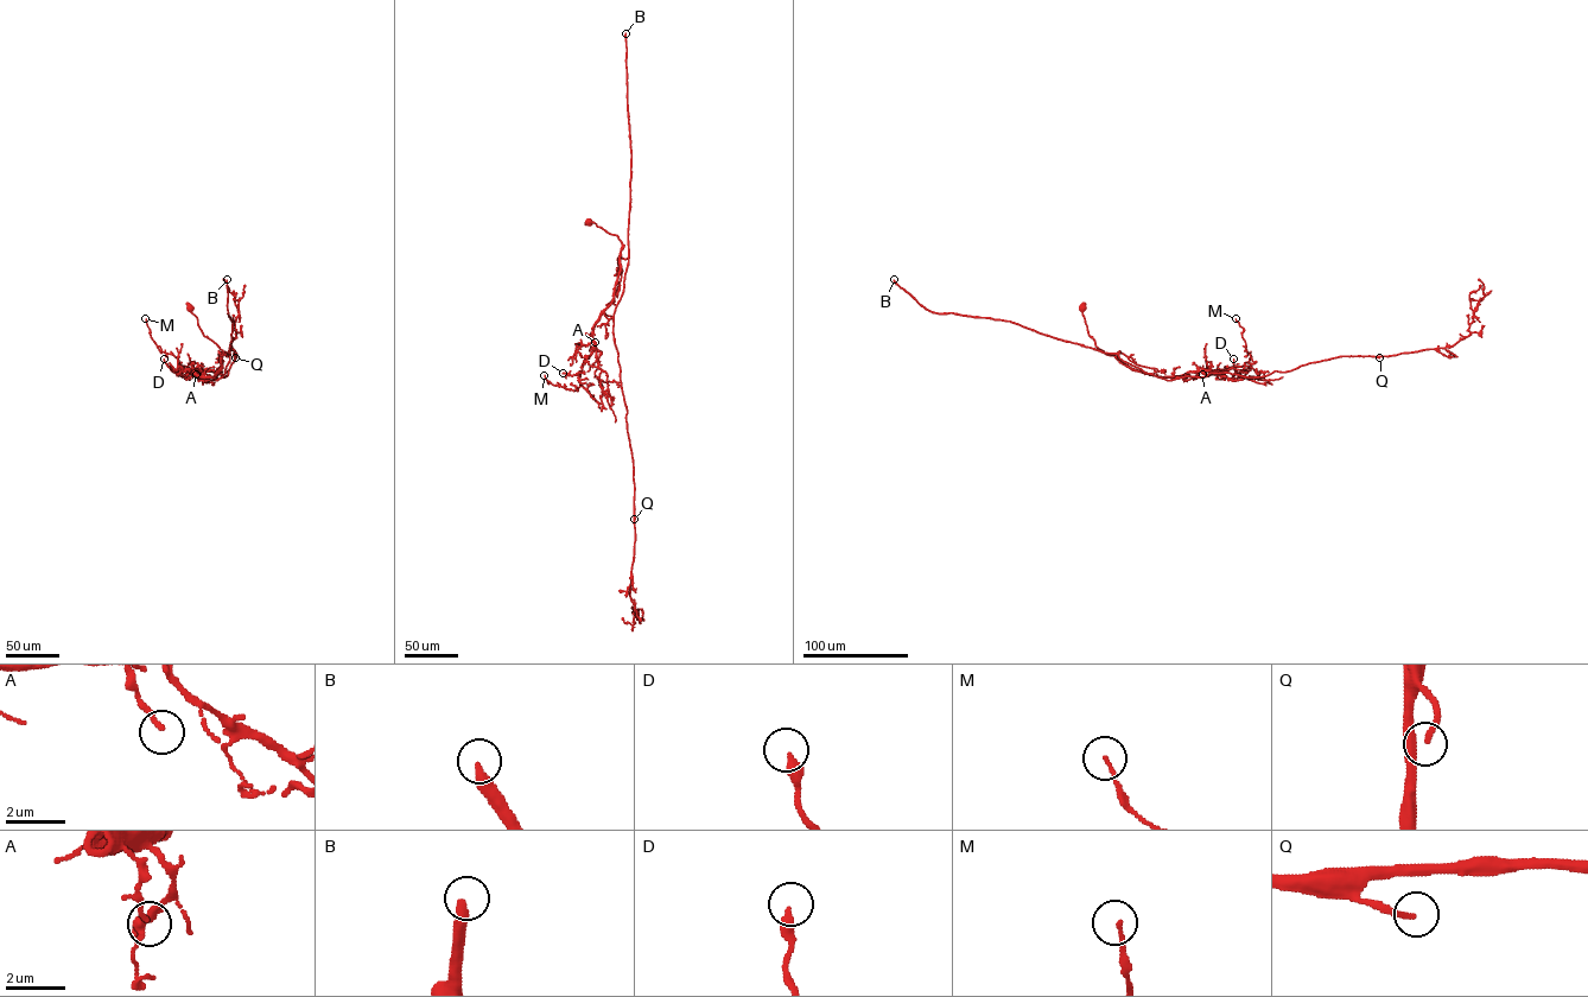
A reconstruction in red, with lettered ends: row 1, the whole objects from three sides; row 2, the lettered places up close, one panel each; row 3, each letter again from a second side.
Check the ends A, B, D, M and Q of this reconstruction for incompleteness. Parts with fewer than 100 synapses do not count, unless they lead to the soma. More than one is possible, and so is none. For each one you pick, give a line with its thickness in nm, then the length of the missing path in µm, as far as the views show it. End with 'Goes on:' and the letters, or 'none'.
B: 360 nm | 250 µm
Q: 180 nm | 110 µm
Goes on: B, Q

